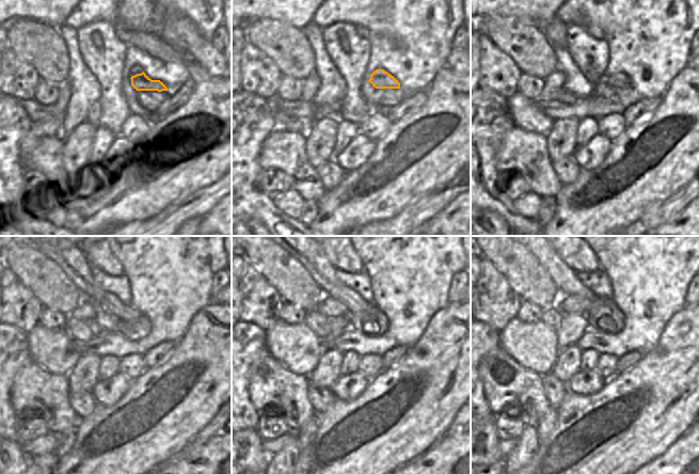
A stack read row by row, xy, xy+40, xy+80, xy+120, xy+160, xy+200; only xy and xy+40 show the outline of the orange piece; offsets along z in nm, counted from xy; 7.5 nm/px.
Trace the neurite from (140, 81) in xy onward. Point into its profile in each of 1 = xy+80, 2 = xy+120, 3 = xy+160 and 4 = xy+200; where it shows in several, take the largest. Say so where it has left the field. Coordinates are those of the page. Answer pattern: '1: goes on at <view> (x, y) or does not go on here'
1: goes on at xy+80 (620, 80)
2: goes on at xy+120 (72, 258)
3: goes on at xy+160 (313, 258)
4: goes on at xy+200 (565, 278)

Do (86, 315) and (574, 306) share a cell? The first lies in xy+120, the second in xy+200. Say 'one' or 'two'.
one

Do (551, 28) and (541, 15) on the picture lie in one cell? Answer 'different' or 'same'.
different

